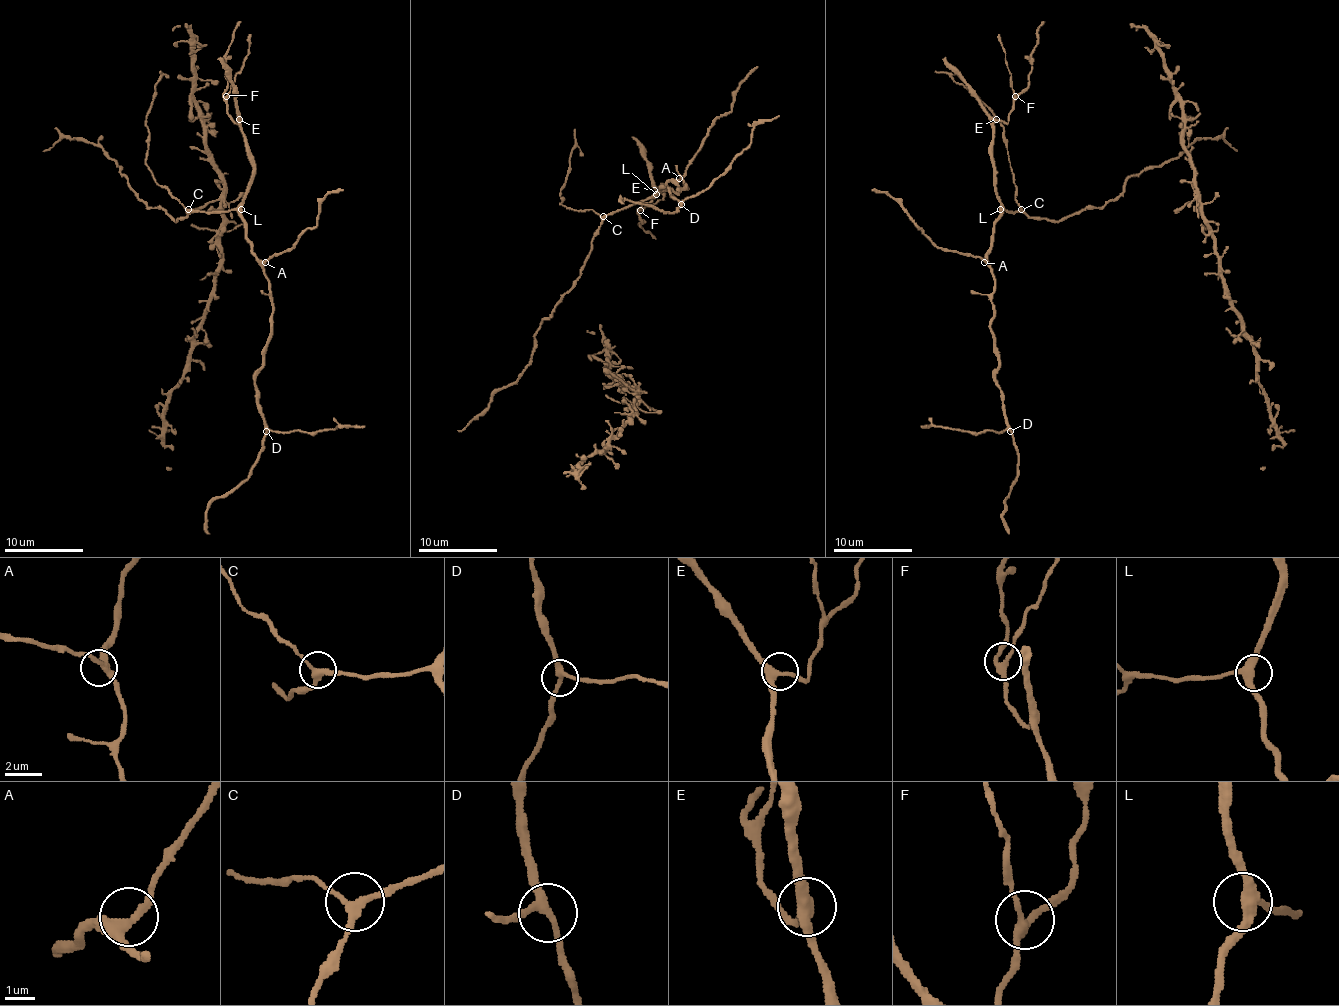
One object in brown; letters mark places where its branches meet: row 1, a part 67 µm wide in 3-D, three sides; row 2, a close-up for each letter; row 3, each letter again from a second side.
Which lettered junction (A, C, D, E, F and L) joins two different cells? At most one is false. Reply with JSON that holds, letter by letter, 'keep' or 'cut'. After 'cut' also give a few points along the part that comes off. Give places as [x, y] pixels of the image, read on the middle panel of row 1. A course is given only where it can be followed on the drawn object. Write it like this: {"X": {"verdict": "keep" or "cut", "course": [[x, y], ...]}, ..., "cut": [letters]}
{"A": {"verdict": "keep"}, "C": {"verdict": "keep"}, "D": {"verdict": "keep"}, "E": {"verdict": "keep"}, "F": {"verdict": "keep"}, "L": {"verdict": "keep"}, "cut": []}

